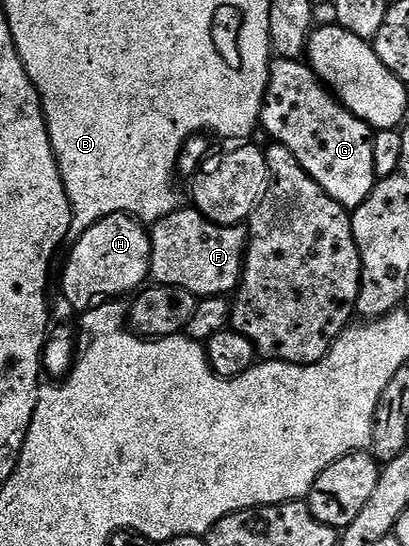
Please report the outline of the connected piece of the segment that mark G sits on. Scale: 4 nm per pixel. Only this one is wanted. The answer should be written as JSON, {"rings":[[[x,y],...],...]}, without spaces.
{"rings":[[[273,60],[260,112],[262,129],[294,159],[343,209],[353,210],[370,195],[378,180],[374,171],[374,130],[345,109],[303,60]]]}

